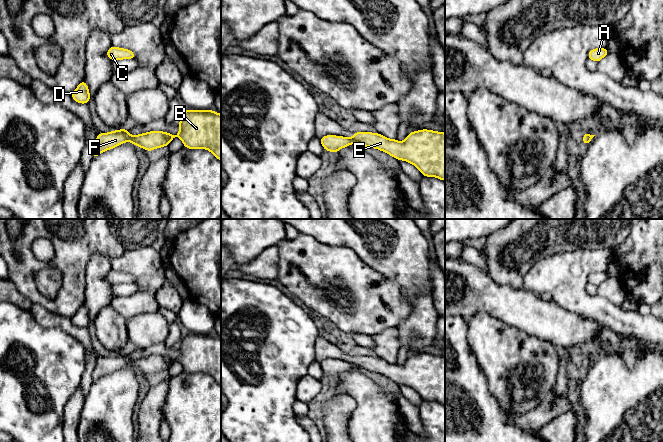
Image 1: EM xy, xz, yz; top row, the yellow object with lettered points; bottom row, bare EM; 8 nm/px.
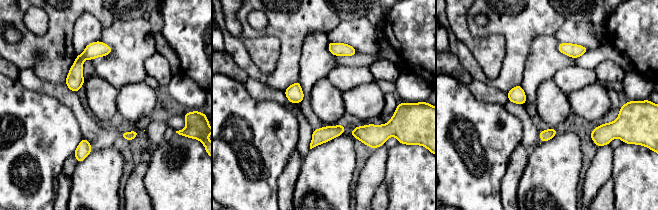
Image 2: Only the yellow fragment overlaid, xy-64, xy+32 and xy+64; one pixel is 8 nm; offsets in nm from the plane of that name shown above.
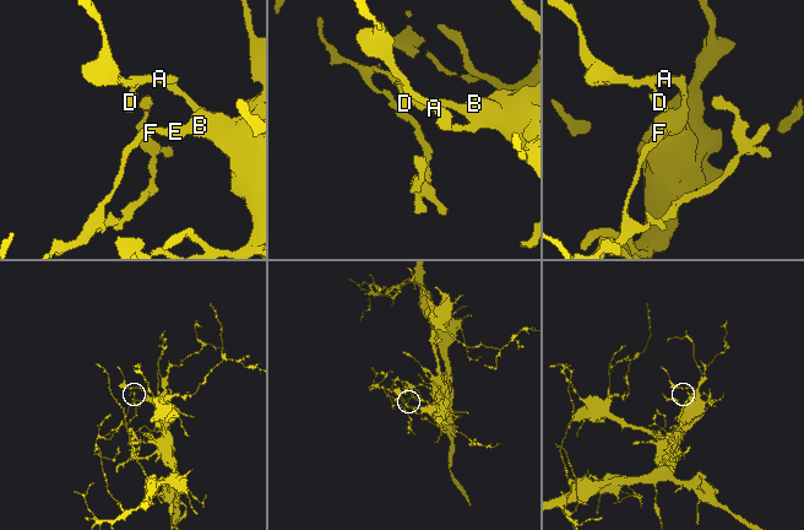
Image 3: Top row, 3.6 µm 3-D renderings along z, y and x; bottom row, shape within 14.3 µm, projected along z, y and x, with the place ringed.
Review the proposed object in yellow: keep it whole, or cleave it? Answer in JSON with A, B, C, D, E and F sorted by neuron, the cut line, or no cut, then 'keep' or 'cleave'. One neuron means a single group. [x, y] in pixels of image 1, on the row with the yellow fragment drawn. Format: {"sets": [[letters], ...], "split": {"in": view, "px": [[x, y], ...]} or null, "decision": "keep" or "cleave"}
{"sets": [["A", "B", "C", "D", "E"], ["F"]], "split": {"in": "xy", "px": [[130, 135], [127, 140]]}, "decision": "cleave"}

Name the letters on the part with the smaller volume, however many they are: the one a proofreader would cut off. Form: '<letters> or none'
F

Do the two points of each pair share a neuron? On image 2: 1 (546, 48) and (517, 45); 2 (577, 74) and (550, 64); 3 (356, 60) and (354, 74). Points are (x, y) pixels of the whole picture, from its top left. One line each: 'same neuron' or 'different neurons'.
1: different neurons
2: different neurons
3: different neurons

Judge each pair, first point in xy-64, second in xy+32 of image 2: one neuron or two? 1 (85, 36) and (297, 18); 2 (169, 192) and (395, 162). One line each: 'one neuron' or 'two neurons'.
1: two neurons
2: one neuron

